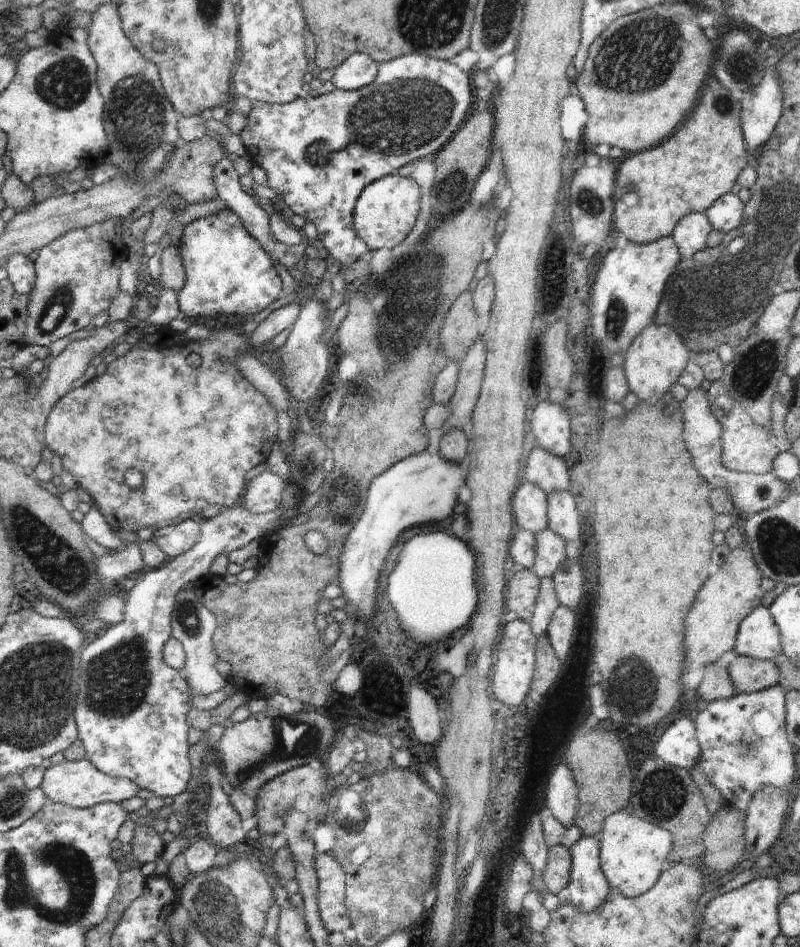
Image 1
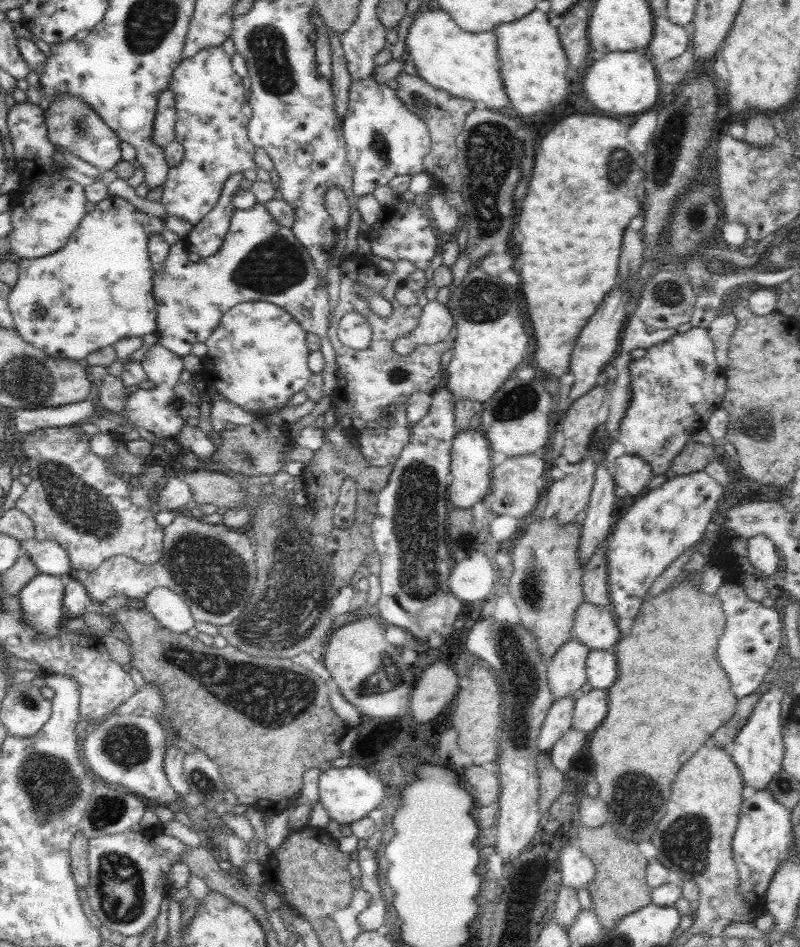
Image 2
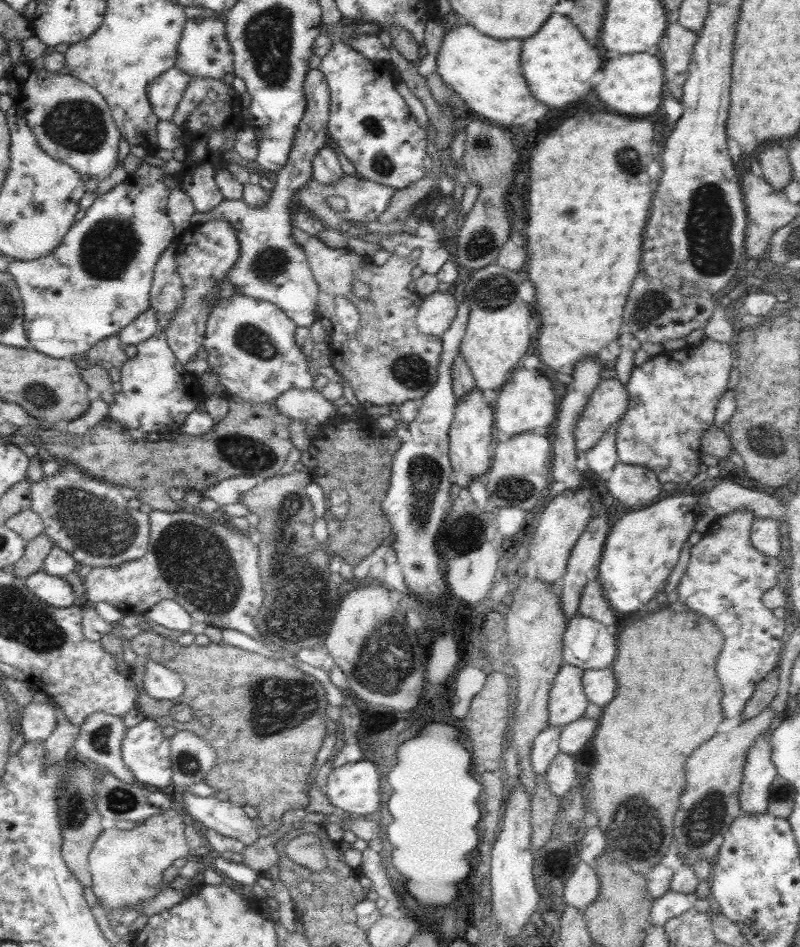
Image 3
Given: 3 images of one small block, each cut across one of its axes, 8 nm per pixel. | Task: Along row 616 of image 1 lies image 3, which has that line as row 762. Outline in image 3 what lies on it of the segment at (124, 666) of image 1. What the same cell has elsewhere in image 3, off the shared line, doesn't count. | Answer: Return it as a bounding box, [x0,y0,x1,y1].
[121,718,172,788]

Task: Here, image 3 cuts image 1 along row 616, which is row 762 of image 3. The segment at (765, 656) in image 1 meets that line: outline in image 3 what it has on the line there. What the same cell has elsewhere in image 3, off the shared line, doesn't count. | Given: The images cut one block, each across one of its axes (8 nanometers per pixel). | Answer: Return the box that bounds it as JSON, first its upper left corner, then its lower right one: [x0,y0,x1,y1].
[739,727,779,814]

